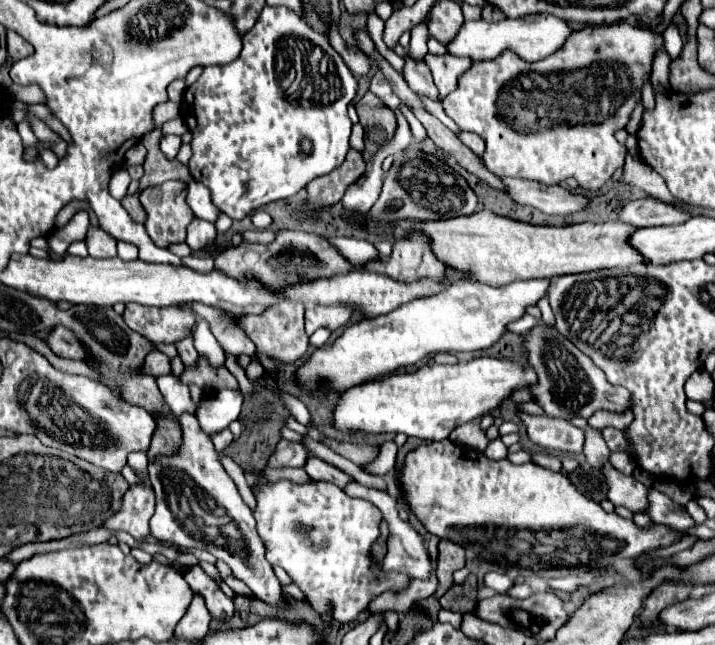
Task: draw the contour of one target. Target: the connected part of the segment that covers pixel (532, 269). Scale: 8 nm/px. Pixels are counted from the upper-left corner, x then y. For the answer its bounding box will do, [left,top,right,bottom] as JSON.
[396,210,646,286]

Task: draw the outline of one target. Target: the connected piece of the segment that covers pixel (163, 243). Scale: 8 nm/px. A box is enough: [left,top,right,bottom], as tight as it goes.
[140,180,194,248]

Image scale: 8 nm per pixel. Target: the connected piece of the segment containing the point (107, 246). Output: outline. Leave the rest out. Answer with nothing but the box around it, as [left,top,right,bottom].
[85,226,117,258]

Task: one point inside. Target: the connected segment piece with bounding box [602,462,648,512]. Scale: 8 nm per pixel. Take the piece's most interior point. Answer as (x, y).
(623, 490)

